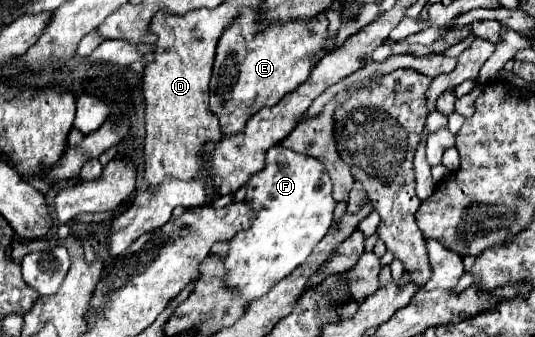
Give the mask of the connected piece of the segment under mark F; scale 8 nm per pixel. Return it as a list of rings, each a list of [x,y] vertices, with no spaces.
[[[280,144],[266,152],[266,166],[248,180],[246,188],[246,204],[256,206],[258,216],[248,230],[230,240],[224,268],[226,288],[238,290],[246,302],[254,302],[310,256],[332,224],[336,202],[324,164]]]

